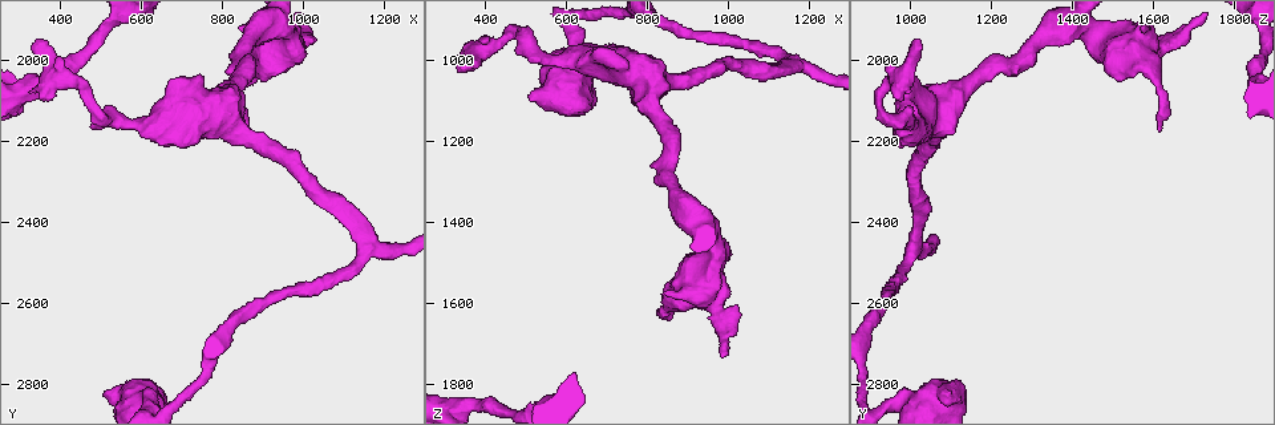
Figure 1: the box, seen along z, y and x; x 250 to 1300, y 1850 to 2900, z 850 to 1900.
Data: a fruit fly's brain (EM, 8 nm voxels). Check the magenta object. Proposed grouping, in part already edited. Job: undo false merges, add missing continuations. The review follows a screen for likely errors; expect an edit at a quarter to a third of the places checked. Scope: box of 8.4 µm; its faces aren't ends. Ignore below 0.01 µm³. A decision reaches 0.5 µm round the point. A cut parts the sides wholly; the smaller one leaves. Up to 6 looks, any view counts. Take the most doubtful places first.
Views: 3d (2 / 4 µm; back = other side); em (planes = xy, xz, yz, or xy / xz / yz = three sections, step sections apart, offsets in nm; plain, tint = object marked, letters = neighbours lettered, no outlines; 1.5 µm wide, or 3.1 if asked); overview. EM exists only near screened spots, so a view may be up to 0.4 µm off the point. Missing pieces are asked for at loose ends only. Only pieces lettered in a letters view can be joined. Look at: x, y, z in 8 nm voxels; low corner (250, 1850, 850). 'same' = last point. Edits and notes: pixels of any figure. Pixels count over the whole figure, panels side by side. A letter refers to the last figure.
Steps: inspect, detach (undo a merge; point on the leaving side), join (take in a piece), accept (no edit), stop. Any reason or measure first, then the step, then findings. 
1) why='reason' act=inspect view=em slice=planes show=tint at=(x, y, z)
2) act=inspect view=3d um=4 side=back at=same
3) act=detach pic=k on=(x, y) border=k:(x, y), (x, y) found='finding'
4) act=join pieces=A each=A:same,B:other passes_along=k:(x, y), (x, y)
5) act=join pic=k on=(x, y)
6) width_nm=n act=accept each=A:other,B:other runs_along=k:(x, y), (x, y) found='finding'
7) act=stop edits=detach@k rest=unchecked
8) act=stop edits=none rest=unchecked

act=inspect view=3d um=2 at=(855, 2175, 1620)

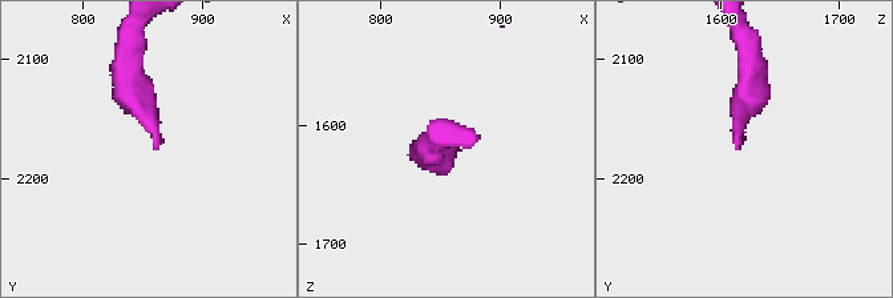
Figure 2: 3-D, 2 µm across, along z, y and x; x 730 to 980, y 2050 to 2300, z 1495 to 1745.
act=inspect view=em slice=yz step=4 show=tint at=(858, 2176, 1616)

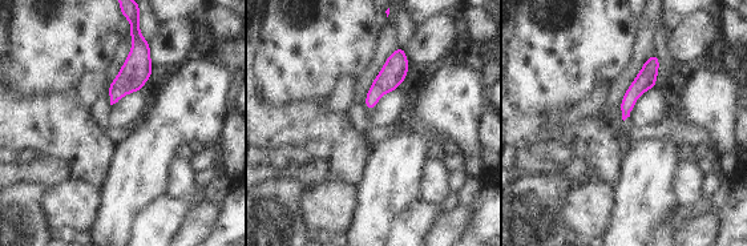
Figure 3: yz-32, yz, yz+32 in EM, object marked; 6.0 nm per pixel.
why='another direction' act=inspect view=em slice=planes show=letters at=same

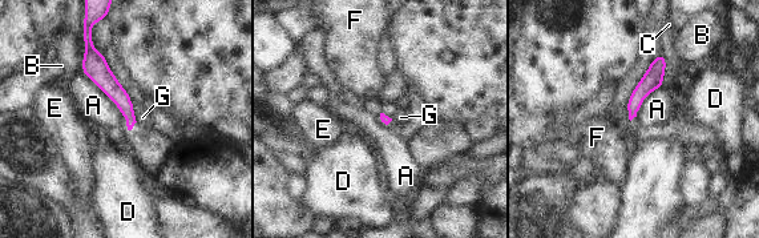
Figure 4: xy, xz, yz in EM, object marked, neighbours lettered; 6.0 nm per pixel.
act=accept each=A:other,B:other,C:other,D:other,E:other,F:other,G:other found='no lettered piece goes on from it'

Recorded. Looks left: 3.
why='an open end' act=inspect view=em slice=planes show=letters at=(345, 1950, 1015)

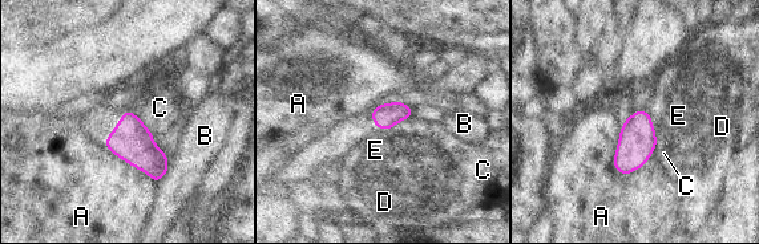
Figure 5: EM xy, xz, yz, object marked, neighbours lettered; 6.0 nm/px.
width_nm=160 act=accept each=A:other,B:other,C:other,D:other,E:other found='no lettered piece goes on from it'

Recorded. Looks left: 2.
why='thin neck' act=inspect view=em slice=yz step=4 show=tint at=(480, 2105, 920)

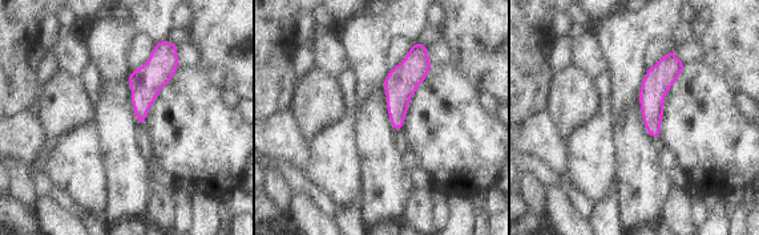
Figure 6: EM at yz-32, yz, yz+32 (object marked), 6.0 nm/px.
why='cut it another way' act=inspect view=em slice=planes show=letters at=same

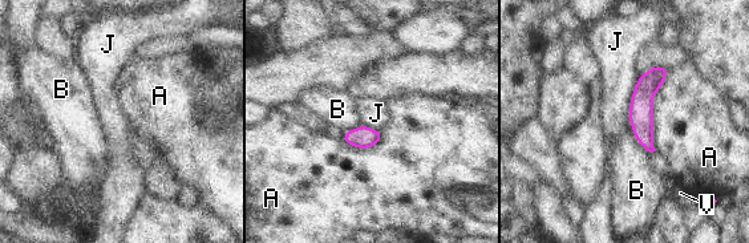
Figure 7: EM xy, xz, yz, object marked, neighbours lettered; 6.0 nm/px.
act=accept each=A:other,B:other,J:other,V:other found='all the same cell'

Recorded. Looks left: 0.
act=stop edits=none rest=unchecked

